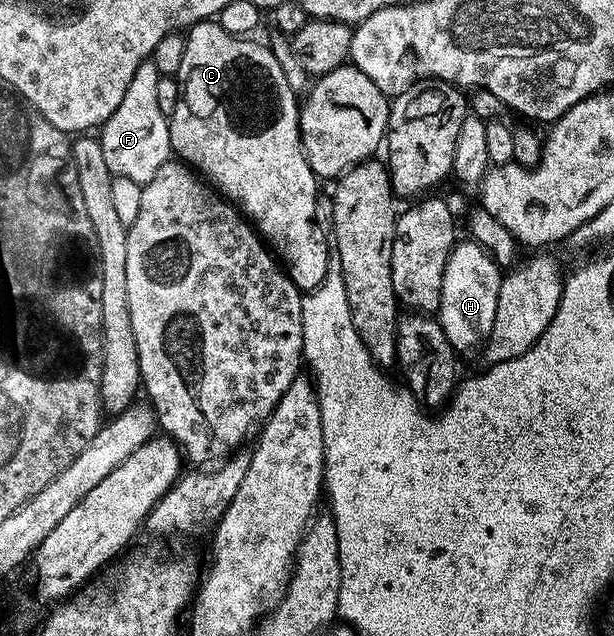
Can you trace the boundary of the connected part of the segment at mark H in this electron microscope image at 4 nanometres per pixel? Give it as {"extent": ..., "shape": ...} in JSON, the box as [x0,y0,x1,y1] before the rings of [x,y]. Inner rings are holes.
{"extent":[435,238,502,354],"shape":[[[465,238],[454,244],[443,272],[441,304],[435,313],[454,352],[464,354],[472,348],[480,349],[489,339],[495,326],[495,306],[499,306],[502,275],[502,269],[476,240]]]}

